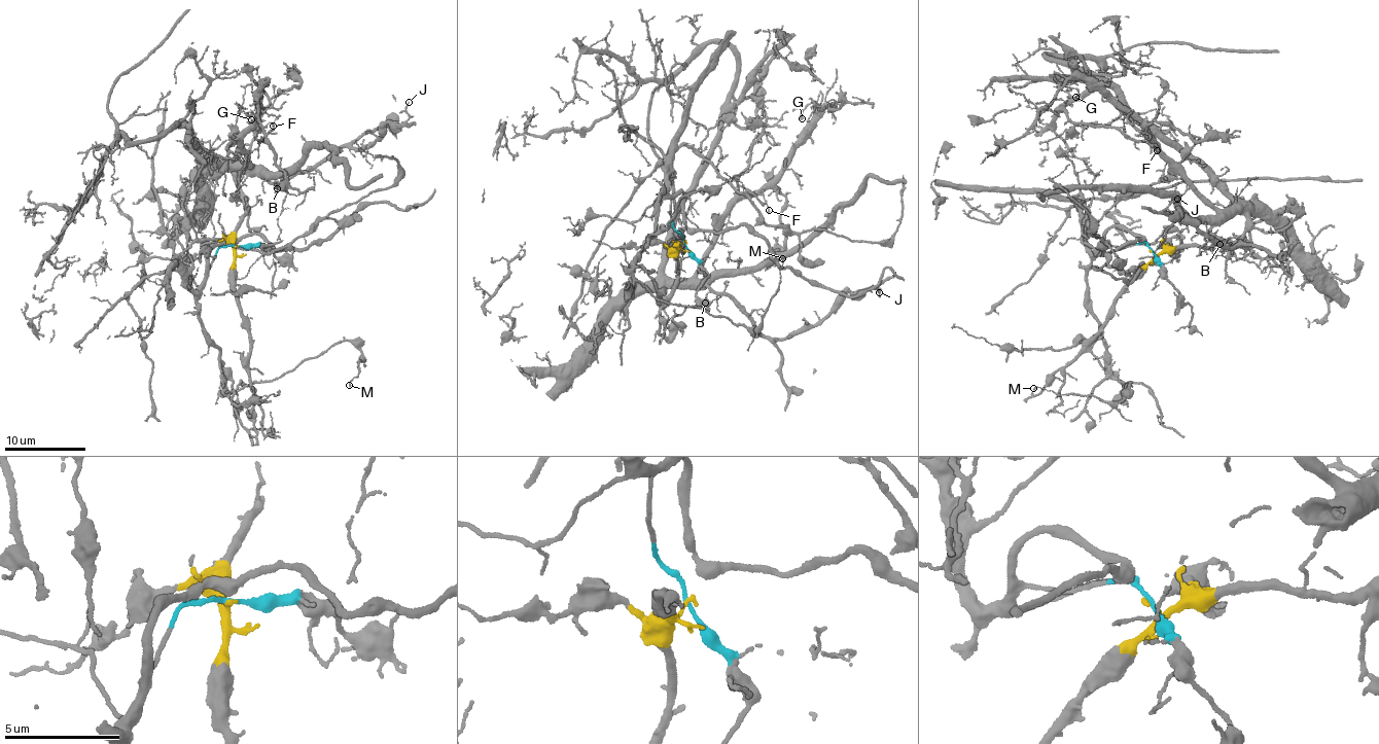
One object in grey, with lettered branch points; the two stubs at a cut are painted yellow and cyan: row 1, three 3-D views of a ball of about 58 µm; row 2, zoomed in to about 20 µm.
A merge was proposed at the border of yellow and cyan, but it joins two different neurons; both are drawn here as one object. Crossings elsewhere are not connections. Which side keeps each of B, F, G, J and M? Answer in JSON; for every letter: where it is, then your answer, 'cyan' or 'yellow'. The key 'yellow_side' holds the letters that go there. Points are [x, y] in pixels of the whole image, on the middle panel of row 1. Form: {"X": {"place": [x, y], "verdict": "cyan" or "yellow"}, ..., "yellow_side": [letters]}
{"B": {"place": [705, 303], "verdict": "yellow"}, "F": {"place": [769, 210], "verdict": "yellow"}, "G": {"place": [802, 118], "verdict": "yellow"}, "J": {"place": [879, 292], "verdict": "yellow"}, "M": {"place": [782, 258], "verdict": "cyan"}, "yellow_side": ["B", "F", "G", "J"]}

